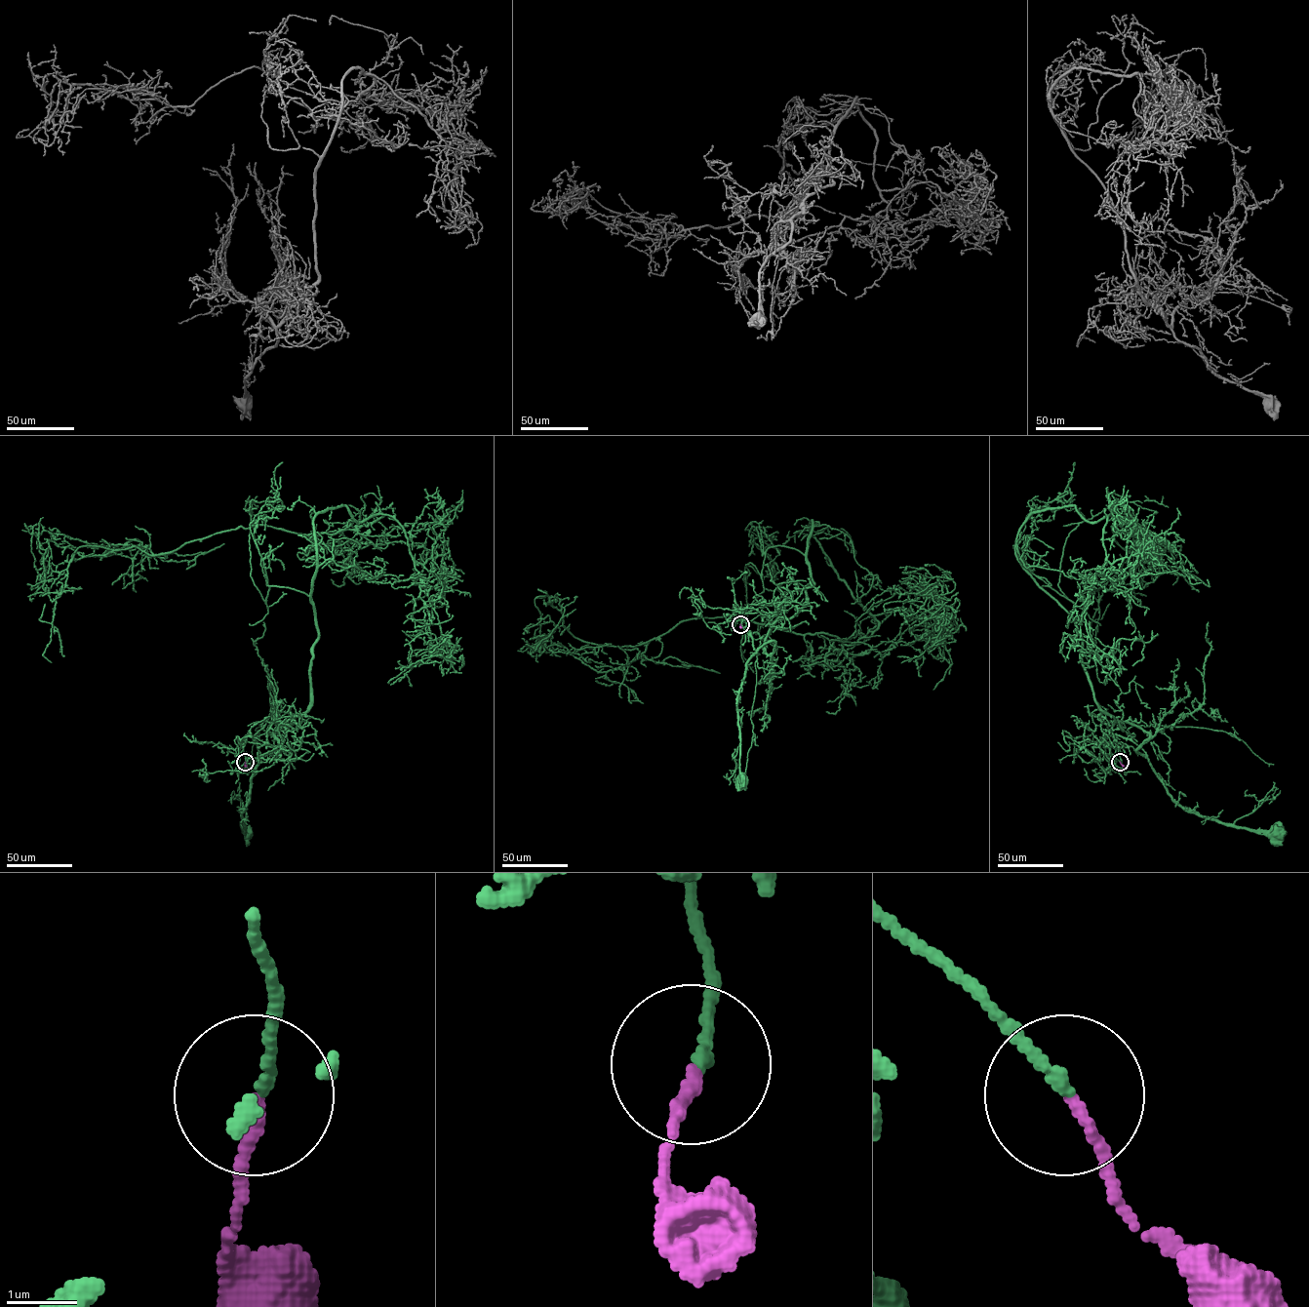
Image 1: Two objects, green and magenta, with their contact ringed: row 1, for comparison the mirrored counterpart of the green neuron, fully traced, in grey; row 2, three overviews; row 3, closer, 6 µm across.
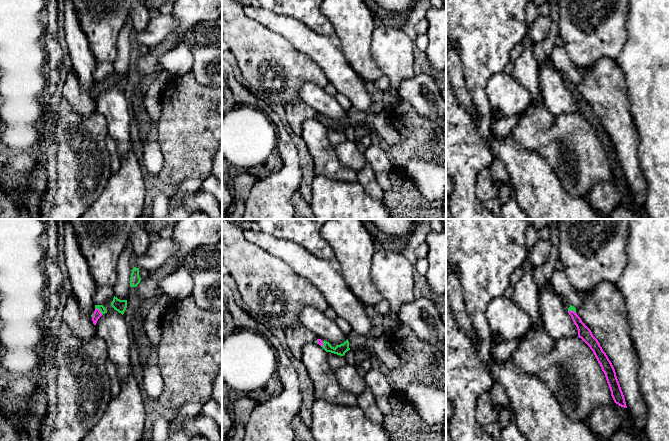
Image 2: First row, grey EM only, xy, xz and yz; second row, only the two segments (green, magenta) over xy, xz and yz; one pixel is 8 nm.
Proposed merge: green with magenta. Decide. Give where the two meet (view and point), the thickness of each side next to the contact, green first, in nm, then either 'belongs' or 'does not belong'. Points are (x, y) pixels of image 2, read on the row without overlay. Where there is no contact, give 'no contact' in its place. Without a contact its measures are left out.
contact xy (100, 87); calibres 50 and 70 nm; belongs

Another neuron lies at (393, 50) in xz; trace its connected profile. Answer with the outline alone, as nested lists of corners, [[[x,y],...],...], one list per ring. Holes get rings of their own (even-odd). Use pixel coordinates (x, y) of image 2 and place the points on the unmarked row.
[[[376,26],[372,34],[371,53],[384,75],[390,79],[390,87],[398,90],[404,79],[415,76],[414,41],[401,29],[390,26]]]

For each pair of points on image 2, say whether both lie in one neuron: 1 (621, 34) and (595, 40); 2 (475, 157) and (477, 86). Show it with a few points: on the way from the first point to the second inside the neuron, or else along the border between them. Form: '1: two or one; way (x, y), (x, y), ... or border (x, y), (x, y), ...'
1: one; way (615, 34), (601, 34)
2: one; way (475, 139), (475, 133), (483, 125), (482, 104)

